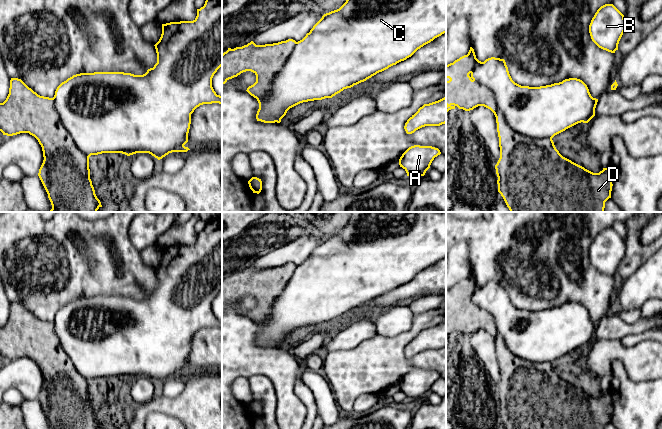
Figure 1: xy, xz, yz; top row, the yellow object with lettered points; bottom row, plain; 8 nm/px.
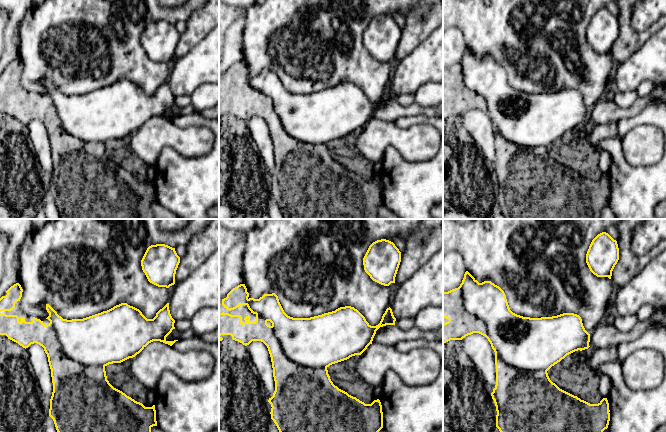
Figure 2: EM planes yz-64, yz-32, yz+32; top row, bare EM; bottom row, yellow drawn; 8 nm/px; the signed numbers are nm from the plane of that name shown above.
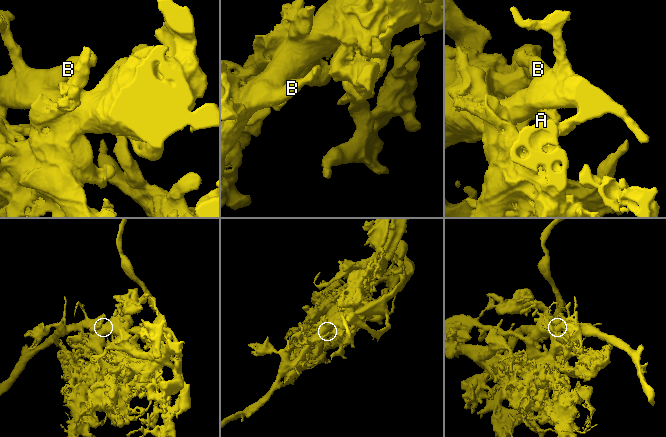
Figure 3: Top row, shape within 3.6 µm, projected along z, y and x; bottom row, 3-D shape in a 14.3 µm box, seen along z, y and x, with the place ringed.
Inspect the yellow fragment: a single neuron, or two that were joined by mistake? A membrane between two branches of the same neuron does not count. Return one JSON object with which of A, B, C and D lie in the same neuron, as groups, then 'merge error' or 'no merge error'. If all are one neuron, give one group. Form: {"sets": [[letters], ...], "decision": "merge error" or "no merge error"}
{"sets": [["A", "B", "C"], ["D"]], "decision": "merge error"}

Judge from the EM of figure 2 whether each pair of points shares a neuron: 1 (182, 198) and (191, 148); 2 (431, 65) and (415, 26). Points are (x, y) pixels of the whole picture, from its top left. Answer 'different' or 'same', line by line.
1: different
2: different

